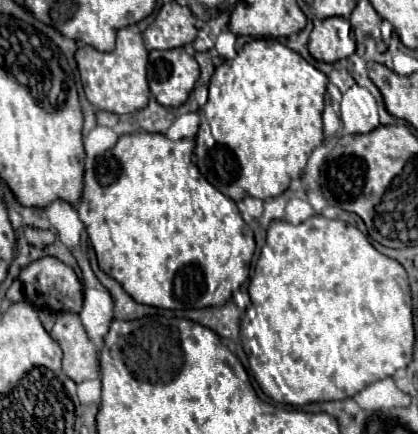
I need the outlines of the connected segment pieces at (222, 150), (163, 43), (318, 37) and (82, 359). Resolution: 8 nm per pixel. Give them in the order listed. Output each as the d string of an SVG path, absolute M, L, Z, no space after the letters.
M254 39L254 41L246 43L244 49L236 55L236 59L224 61L224 63L214 71L214 75L212 75L208 86L208 103L199 111L201 121L195 139L196 145L194 151L196 163L198 163L200 171L202 171L202 175L204 175L220 193L224 193L226 197L230 197L230 199L234 199L234 201L240 201L240 199L244 199L246 195L258 199L270 199L270 197L282 195L282 193L288 189L292 177L302 175L310 153L312 153L316 147L320 147L322 141L324 141L324 135L322 135L322 109L324 109L326 85L328 85L328 77L326 77L322 71L318 71L316 67L312 67L306 59L302 59L296 51L288 49L286 45L282 45L282 43L274 41L274 39Z
M176 1L162 5L154 23L142 33L144 45L152 49L176 49L194 41L196 37L196 19L188 7L178 5Z
M328 17L318 21L310 33L308 51L316 61L334 63L350 57L356 49L350 23L344 17Z
M58 313L50 335L64 351L62 369L72 381L82 383L100 375L98 349L94 349L94 343L86 337L76 313Z

